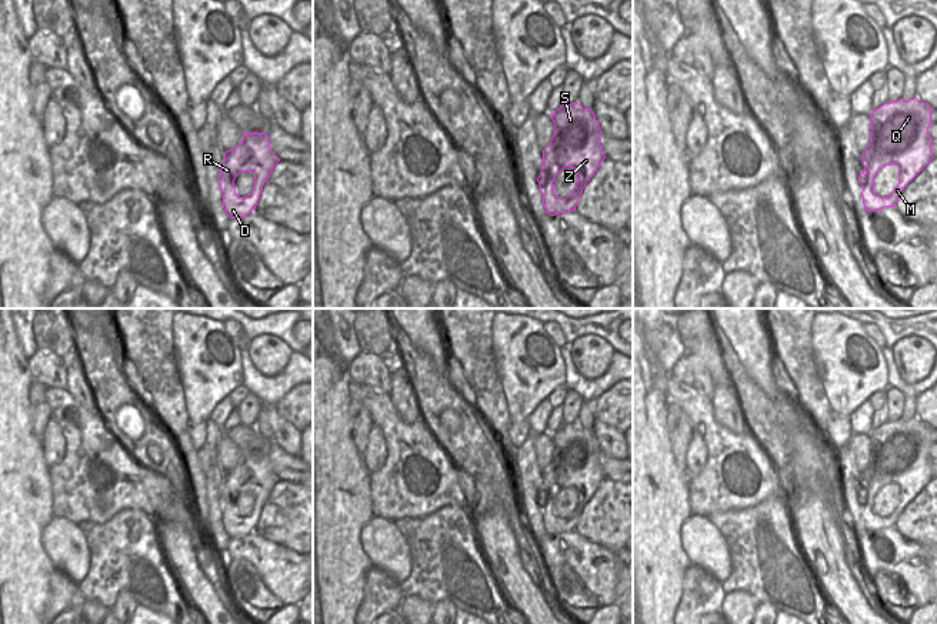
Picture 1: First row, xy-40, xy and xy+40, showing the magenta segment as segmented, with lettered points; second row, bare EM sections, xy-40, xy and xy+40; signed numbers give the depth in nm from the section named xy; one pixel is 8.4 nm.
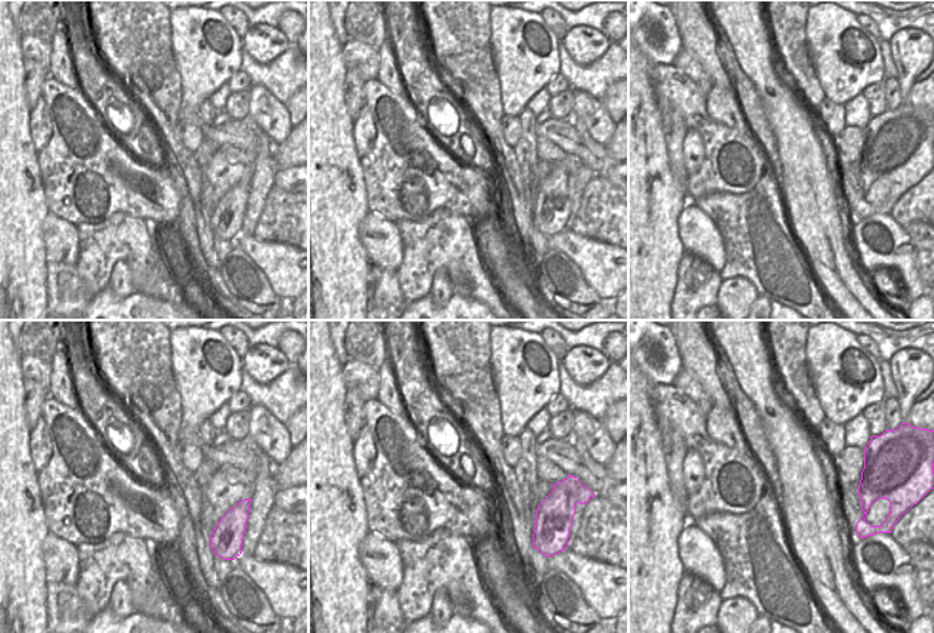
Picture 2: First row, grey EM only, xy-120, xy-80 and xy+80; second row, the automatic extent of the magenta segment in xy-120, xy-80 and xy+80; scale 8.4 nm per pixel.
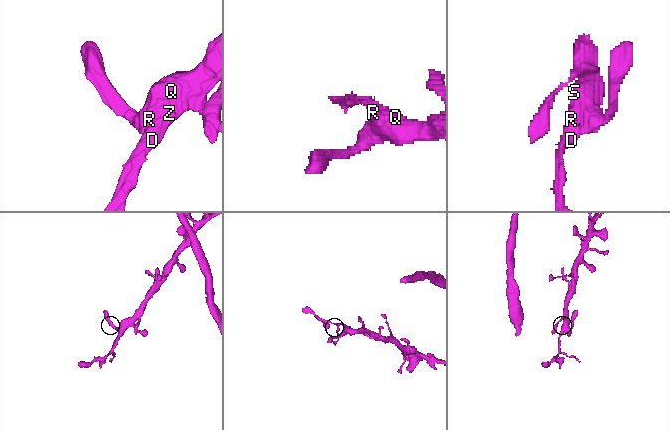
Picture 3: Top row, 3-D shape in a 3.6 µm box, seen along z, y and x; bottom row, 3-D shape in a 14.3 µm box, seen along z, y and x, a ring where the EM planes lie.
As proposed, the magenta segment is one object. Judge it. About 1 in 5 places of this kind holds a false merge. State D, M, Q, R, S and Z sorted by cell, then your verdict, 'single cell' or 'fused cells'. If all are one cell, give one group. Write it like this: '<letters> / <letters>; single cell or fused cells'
D M Q R S Z; single cell

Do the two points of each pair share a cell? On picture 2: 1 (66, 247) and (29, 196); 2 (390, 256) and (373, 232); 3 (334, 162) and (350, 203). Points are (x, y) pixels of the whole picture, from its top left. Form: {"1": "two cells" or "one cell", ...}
{"1": "two cells", "2": "one cell", "3": "one cell"}

